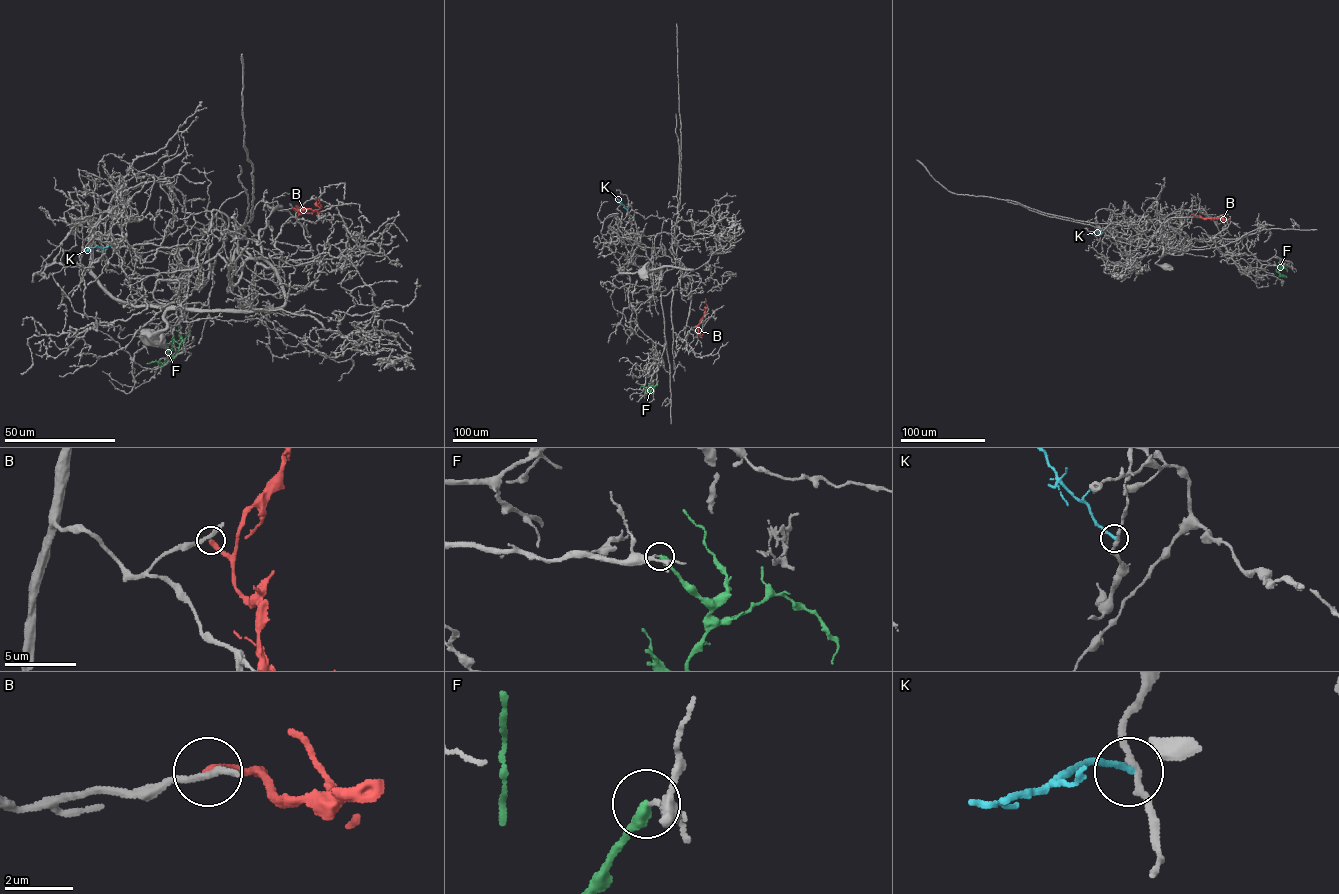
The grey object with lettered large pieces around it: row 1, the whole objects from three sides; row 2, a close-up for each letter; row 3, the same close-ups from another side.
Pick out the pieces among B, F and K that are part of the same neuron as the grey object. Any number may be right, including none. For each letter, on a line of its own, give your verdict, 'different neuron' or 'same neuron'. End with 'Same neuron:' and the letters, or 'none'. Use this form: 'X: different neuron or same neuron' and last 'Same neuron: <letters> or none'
B: different neuron
F: same neuron
K: different neuron
Same neuron: F

